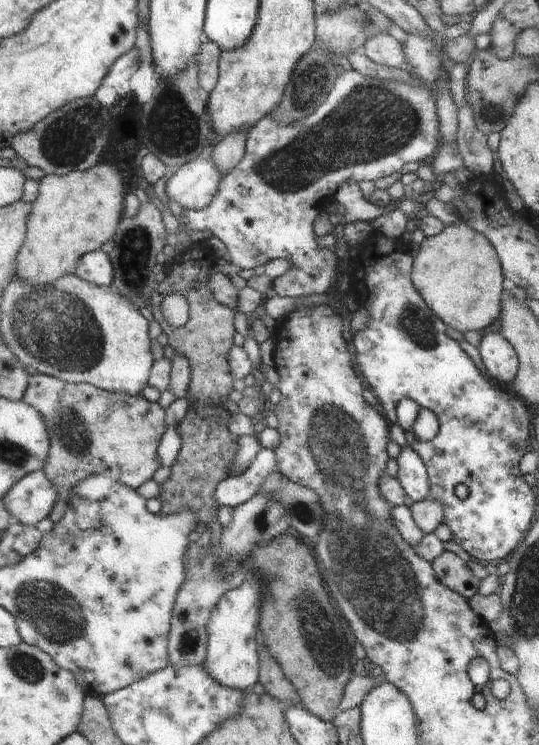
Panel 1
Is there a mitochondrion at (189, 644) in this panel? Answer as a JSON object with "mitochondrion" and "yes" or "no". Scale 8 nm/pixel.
{"mitochondrion":"no"}

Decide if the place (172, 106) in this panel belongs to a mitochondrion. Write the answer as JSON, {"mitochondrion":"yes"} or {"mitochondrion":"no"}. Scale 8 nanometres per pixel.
{"mitochondrion":"yes"}

